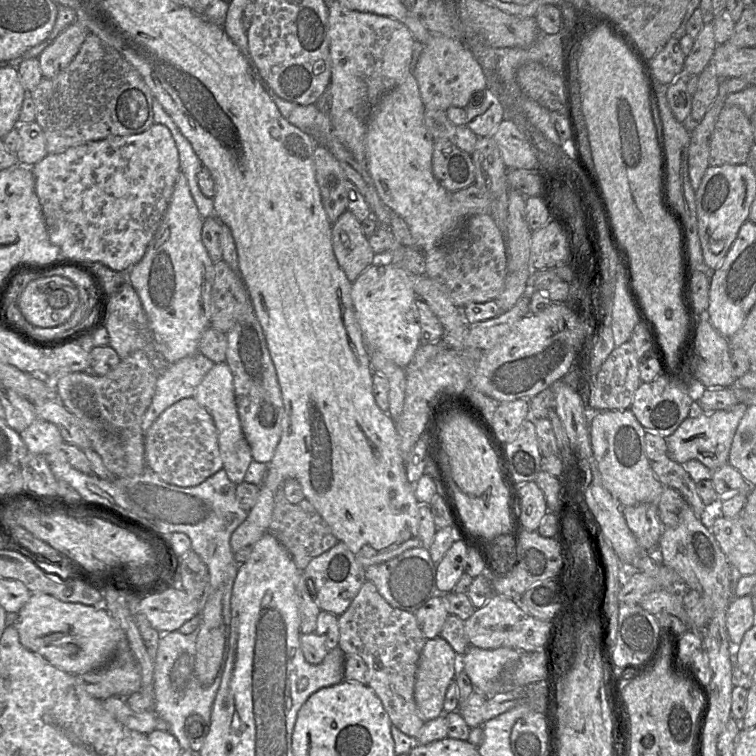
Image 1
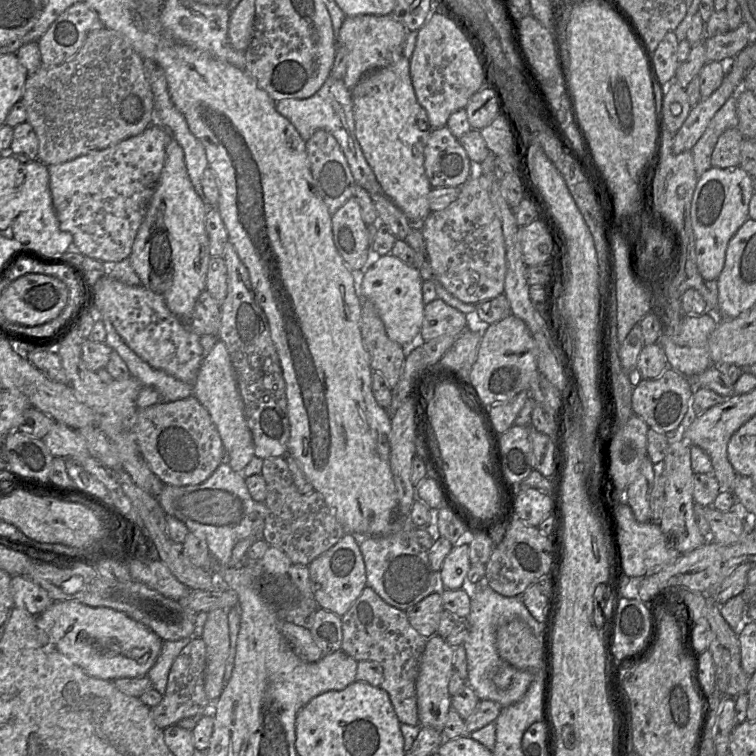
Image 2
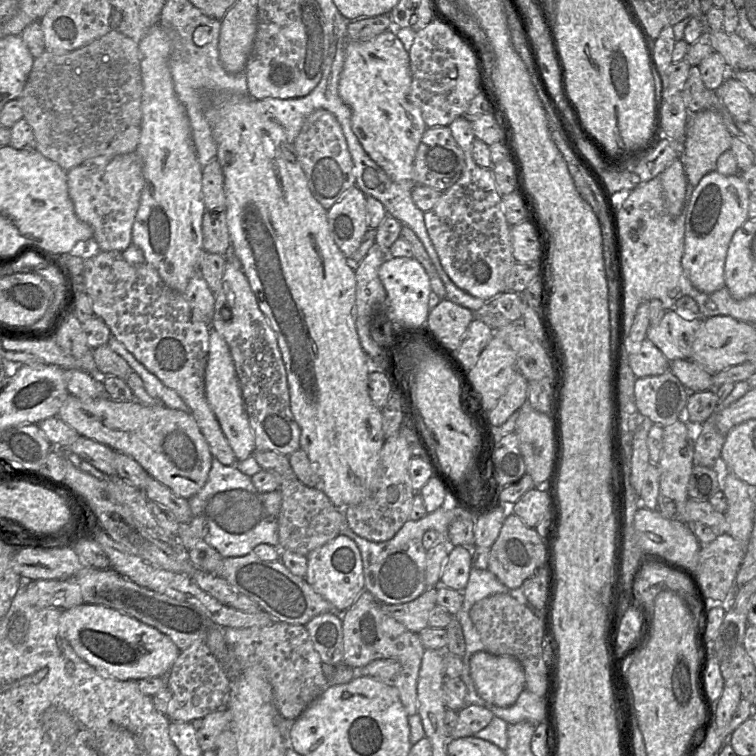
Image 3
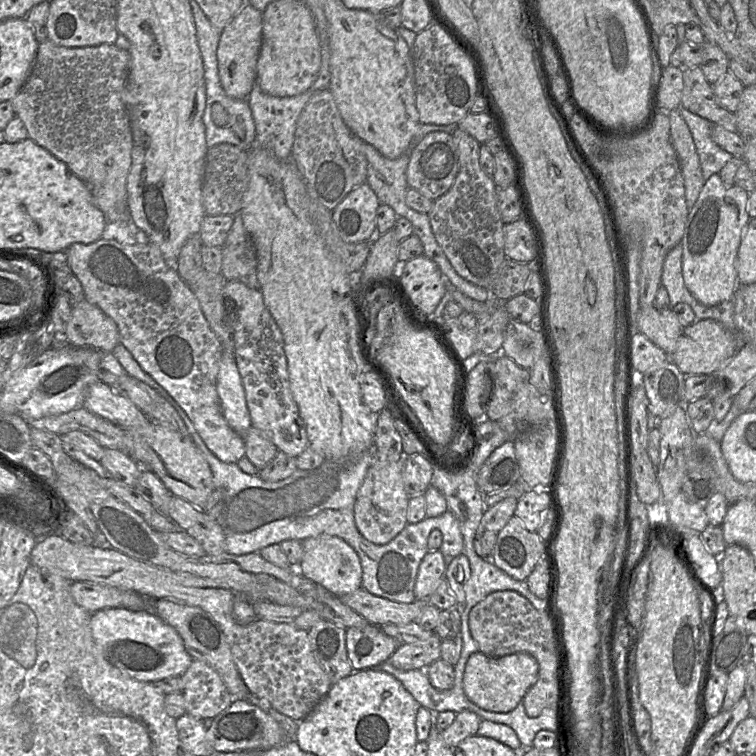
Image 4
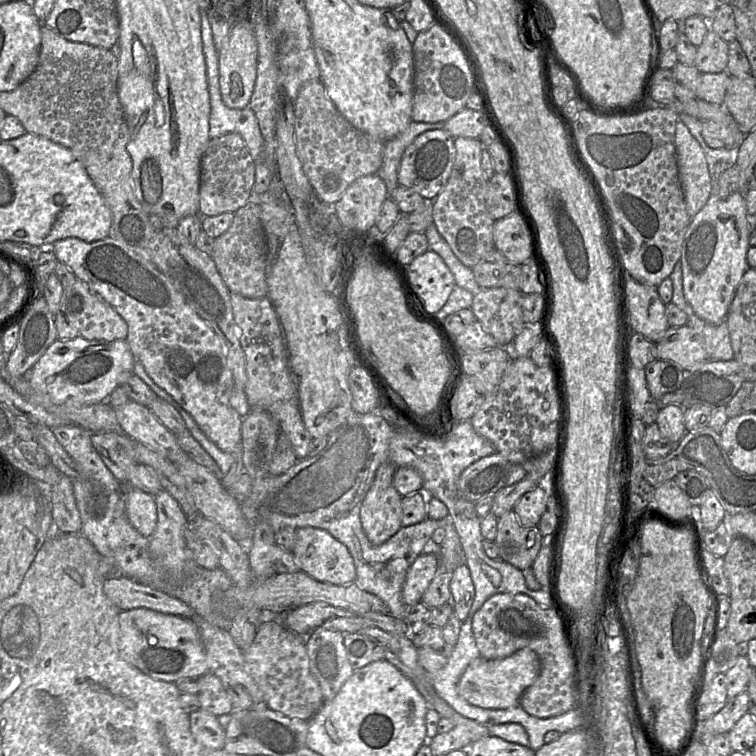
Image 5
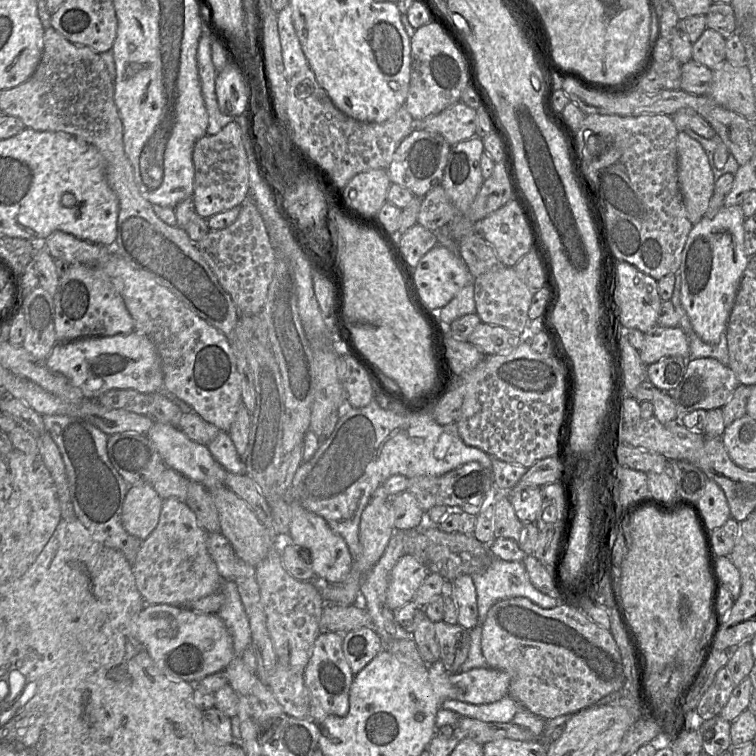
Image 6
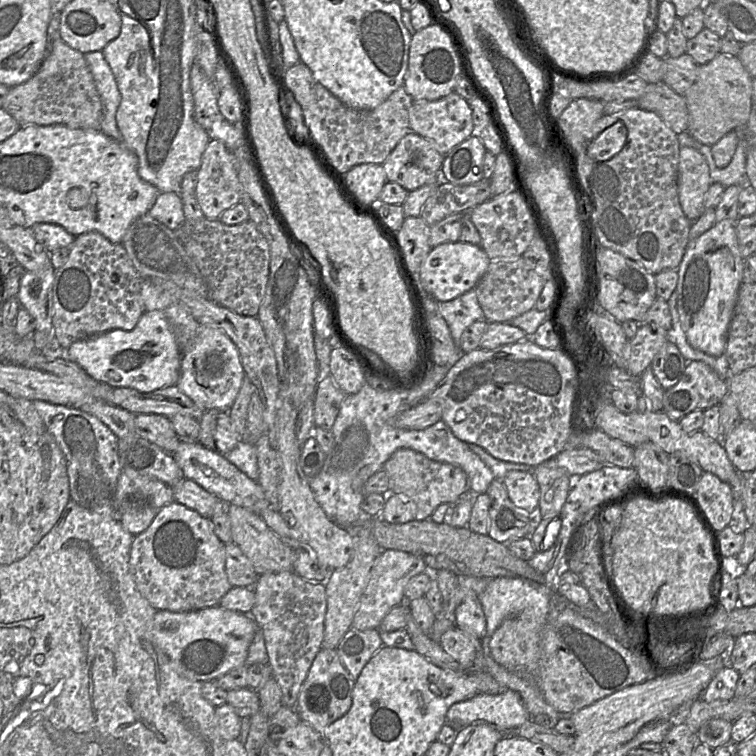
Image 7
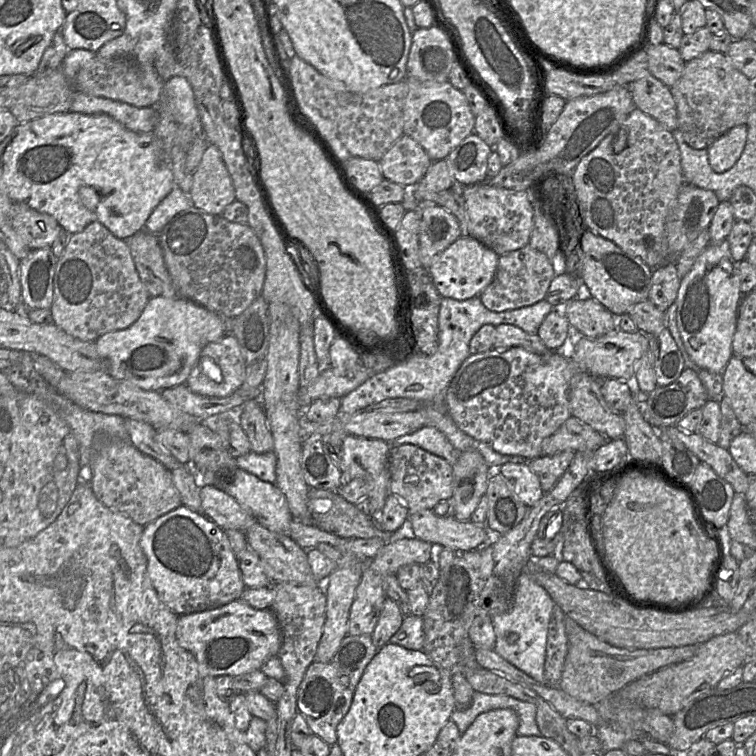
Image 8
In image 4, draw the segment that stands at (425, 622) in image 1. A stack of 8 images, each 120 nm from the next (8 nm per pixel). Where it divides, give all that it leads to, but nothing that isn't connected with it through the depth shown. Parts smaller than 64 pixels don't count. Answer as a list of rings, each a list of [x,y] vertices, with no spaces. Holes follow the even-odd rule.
[[[363,588],[338,598],[368,623],[376,626],[415,622],[423,608],[429,604],[427,599],[415,600],[412,603],[394,602],[375,596]]]

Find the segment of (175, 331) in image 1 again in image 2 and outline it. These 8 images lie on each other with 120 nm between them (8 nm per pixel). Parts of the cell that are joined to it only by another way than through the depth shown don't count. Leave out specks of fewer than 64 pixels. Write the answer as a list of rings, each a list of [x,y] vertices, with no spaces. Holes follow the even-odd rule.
[[[171,137],[158,185],[129,258],[141,285],[159,296],[168,309],[187,325],[198,297],[206,290],[207,272],[212,258],[205,228],[207,212],[207,205],[189,178],[183,150]]]

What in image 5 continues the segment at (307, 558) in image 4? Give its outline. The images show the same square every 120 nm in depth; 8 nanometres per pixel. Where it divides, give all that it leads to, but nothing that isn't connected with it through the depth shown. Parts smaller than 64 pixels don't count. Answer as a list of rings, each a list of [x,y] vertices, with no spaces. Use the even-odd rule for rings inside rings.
[[[315,527],[297,528],[292,553],[300,571],[307,573],[317,581],[339,586],[348,585],[355,581],[356,568],[349,550],[324,529]]]

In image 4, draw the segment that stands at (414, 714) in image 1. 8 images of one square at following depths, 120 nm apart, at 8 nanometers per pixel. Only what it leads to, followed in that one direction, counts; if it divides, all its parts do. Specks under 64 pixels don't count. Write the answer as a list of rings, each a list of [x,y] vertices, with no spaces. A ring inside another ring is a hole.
[[[367,624],[362,628],[347,628],[345,645],[353,671],[360,671],[386,662],[400,643],[386,635],[379,626]]]

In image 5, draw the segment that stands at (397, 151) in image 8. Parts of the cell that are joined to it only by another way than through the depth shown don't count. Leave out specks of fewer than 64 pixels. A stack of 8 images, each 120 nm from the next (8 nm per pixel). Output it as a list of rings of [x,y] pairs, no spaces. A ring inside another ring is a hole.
[[[442,129],[427,130],[404,150],[398,167],[398,185],[412,189],[426,200],[434,200],[445,187],[454,160],[454,137]]]

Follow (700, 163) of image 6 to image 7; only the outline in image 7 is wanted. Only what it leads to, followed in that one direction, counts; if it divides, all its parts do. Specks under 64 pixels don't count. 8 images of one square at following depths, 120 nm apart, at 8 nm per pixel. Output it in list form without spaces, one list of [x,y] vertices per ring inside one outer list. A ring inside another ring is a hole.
[[[681,147],[678,163],[678,197],[682,210],[691,221],[704,212],[704,199],[712,181],[704,156],[691,147]]]

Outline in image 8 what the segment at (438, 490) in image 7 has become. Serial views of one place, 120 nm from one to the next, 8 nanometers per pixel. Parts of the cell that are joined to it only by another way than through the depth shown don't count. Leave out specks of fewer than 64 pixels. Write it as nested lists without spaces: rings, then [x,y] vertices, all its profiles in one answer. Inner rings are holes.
[[[416,445],[393,446],[388,457],[389,490],[408,507],[409,514],[432,510],[440,501],[453,496],[453,465]]]

